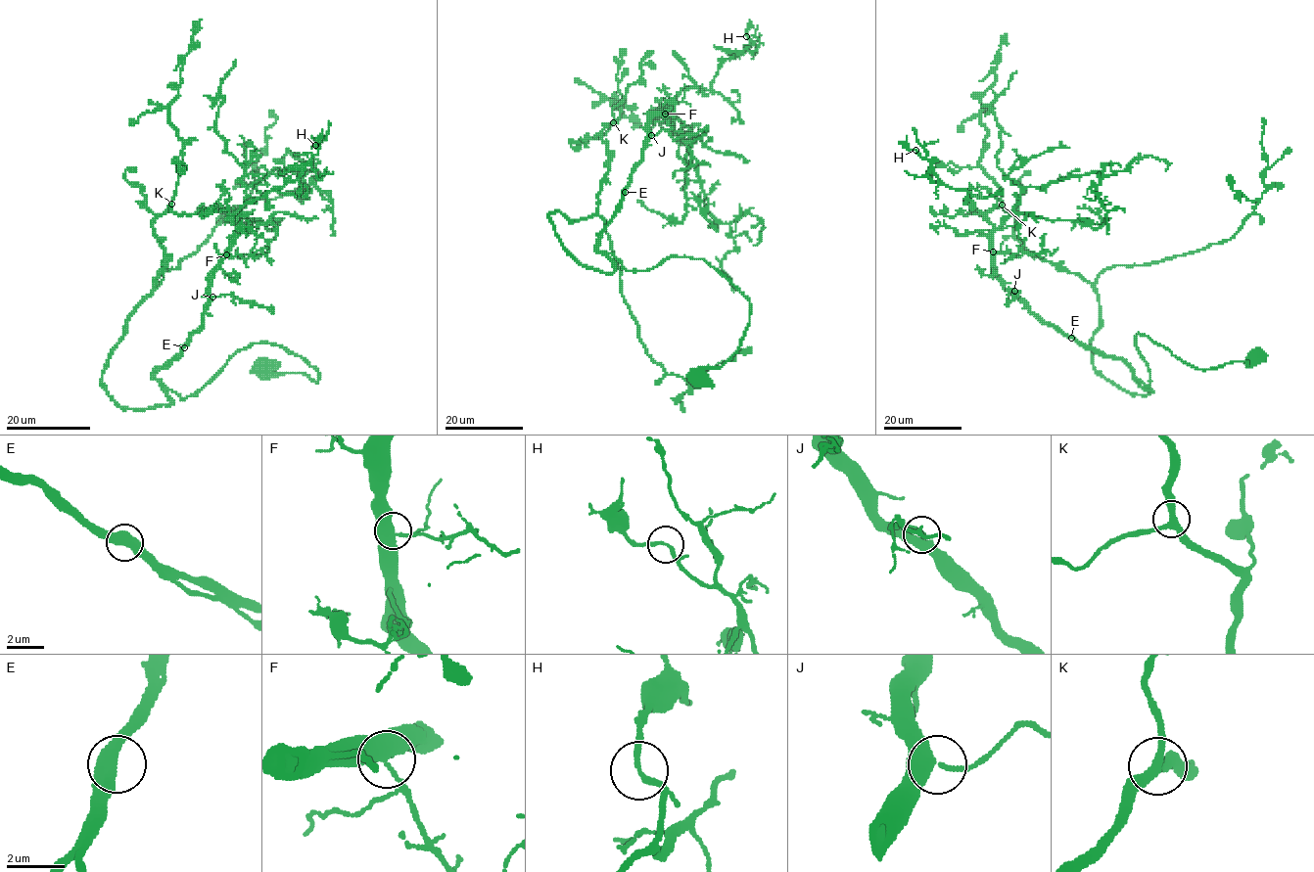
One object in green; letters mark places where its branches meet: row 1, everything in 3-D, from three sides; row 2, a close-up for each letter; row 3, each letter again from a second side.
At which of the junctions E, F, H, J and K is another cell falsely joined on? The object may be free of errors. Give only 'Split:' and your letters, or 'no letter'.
Split: no letter

